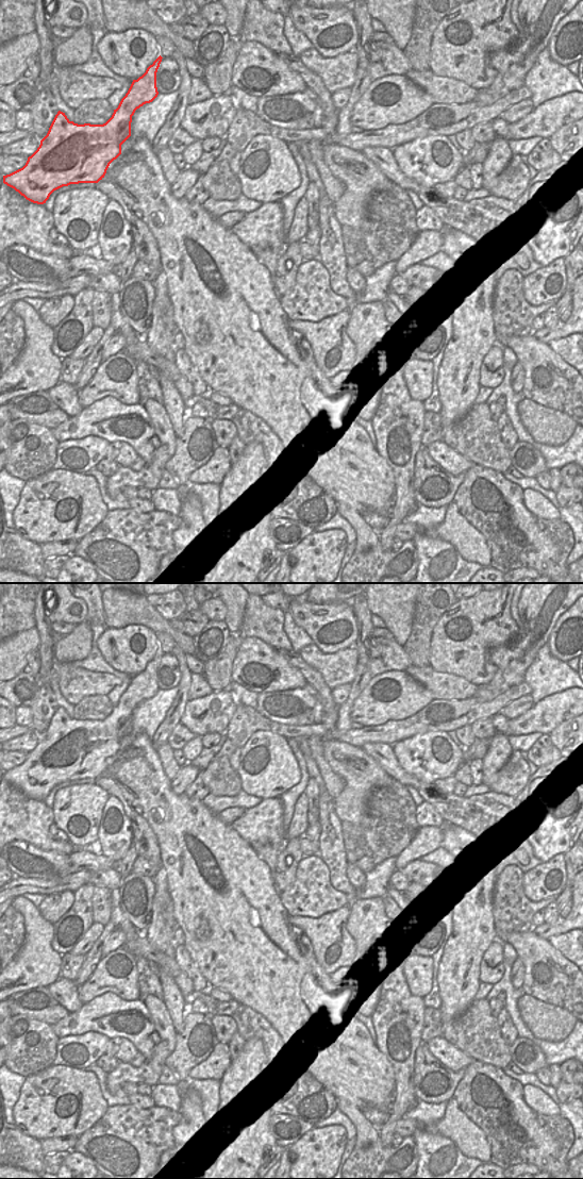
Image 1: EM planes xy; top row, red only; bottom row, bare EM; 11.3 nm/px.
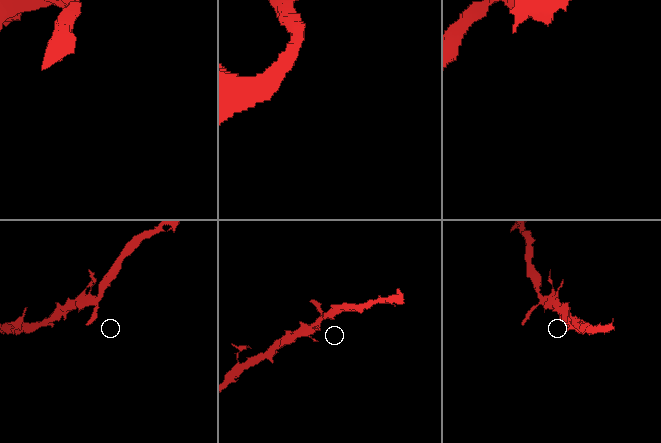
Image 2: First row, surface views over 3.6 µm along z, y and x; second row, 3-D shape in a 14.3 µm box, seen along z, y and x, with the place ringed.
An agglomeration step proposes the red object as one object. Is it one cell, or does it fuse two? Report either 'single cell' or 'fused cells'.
single cell

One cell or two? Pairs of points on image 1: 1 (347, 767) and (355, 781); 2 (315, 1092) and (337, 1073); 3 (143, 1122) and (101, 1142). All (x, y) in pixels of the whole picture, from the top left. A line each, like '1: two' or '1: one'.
1: one
2: two
3: one

